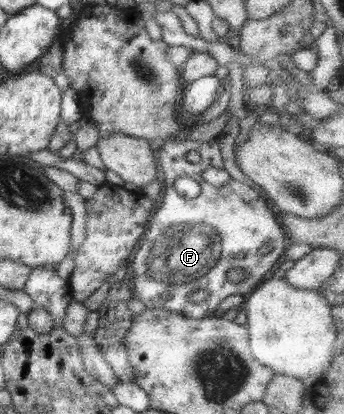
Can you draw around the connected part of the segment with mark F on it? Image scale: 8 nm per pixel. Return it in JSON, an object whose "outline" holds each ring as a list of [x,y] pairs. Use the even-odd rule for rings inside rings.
{"outline":[[[169,138],[156,158],[165,175],[164,199],[149,217],[147,232],[139,241],[139,250],[136,249],[129,260],[123,282],[133,284],[134,298],[143,302],[147,309],[163,308],[188,318],[203,319],[214,315],[227,296],[251,294],[275,262],[277,264],[277,260],[283,257],[289,247],[288,236],[279,223],[278,213],[259,192],[240,183],[213,186],[202,177],[203,171],[210,166],[223,167],[216,140],[207,143]],[[191,150],[199,152],[199,162],[187,161],[185,154]],[[180,176],[191,176],[200,184],[201,193],[196,198],[184,199],[176,193],[173,182]],[[262,246],[271,247],[268,254],[259,253]],[[235,268],[243,269],[250,277],[241,284],[229,281],[227,273]],[[199,288],[205,288],[208,297],[194,304],[189,296]]]}

